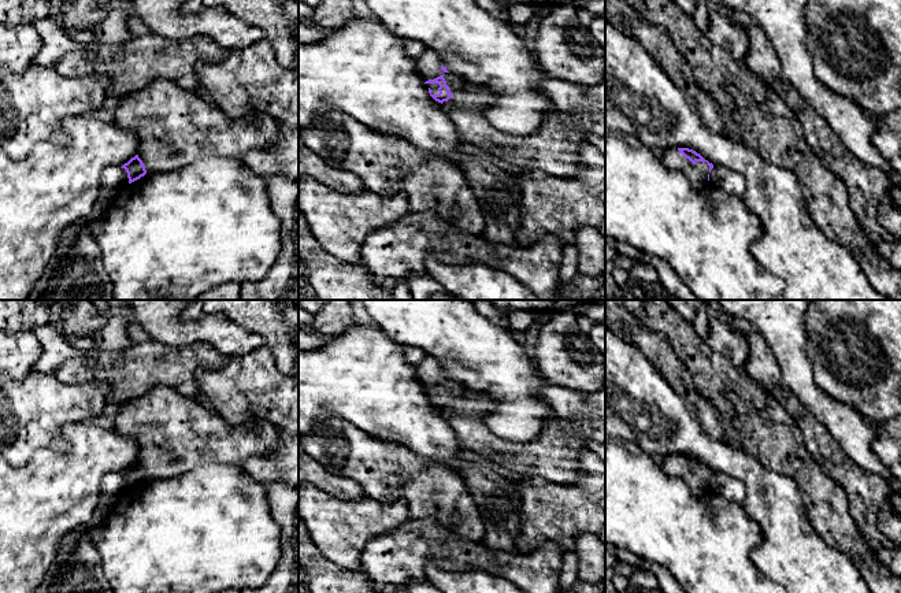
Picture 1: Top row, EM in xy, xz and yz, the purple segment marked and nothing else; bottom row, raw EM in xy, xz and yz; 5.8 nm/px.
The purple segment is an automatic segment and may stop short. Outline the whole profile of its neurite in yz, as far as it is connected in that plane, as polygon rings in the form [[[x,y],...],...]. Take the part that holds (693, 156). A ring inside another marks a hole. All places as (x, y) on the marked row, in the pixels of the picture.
[[[670,148],[664,151],[661,163],[670,170],[682,171],[698,190],[709,188],[709,173],[713,164],[689,148]]]

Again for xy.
[[[136,155],[127,163],[125,163],[122,168],[125,168],[127,173],[129,184],[140,179],[147,174],[145,166],[142,160],[138,157],[138,155]]]

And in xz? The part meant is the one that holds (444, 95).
[[[427,49],[415,58],[415,68],[423,78],[430,96],[441,104],[448,101],[455,92],[467,88],[459,75],[444,67],[441,58],[433,49]]]

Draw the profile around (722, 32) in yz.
[[[715,8],[709,10],[707,34],[715,47],[728,49],[734,59],[744,62],[749,40],[742,26],[731,22],[728,18],[719,15]]]

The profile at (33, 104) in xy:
[[[36,63],[23,73],[0,66],[0,148],[10,159],[23,160],[41,141],[67,144],[62,123],[71,116],[92,116],[108,93],[103,78],[67,77],[51,66]]]

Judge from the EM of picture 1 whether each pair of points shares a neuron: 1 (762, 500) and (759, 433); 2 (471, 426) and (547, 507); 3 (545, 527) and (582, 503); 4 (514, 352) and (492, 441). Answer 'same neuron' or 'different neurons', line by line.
1: different neurons
2: different neurons
3: same neuron
4: different neurons

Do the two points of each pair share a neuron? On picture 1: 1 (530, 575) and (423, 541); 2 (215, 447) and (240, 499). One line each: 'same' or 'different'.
1: same
2: different

